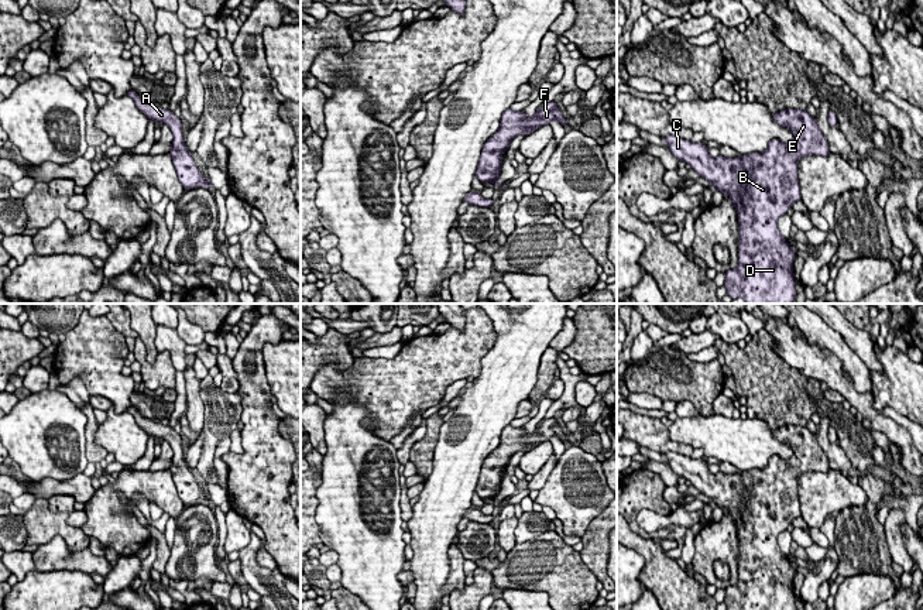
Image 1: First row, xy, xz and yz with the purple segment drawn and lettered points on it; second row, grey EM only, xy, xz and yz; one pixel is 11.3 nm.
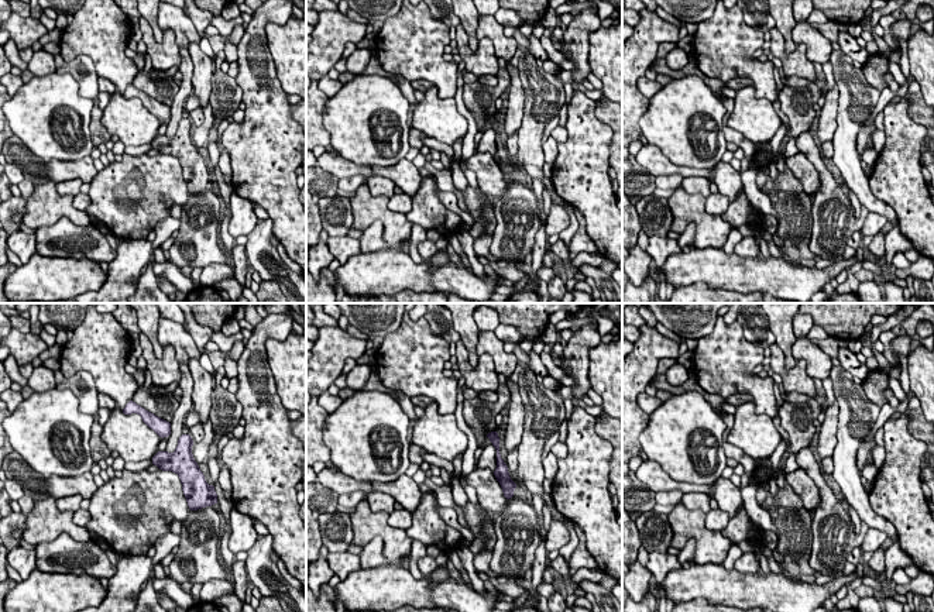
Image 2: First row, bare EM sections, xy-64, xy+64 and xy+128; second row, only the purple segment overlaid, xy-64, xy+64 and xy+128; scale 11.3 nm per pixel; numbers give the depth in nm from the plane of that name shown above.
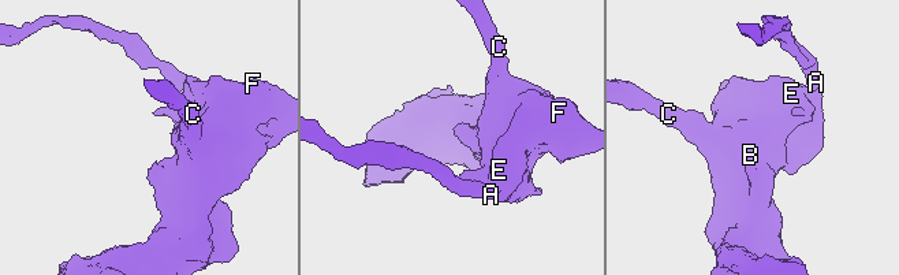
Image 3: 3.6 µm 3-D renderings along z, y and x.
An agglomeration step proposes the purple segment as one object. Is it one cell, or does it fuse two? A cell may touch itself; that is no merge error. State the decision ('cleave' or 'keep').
keep

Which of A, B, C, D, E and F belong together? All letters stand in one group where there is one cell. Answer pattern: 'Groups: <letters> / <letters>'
Groups: A B C D E F

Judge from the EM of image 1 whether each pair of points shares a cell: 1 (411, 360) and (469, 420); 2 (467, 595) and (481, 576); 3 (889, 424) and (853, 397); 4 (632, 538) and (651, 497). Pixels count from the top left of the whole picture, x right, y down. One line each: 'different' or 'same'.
1: different
2: same
3: same
4: different

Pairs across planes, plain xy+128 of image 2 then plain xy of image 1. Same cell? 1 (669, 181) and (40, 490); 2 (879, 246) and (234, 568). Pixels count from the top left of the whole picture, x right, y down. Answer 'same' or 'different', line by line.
1: different
2: same

